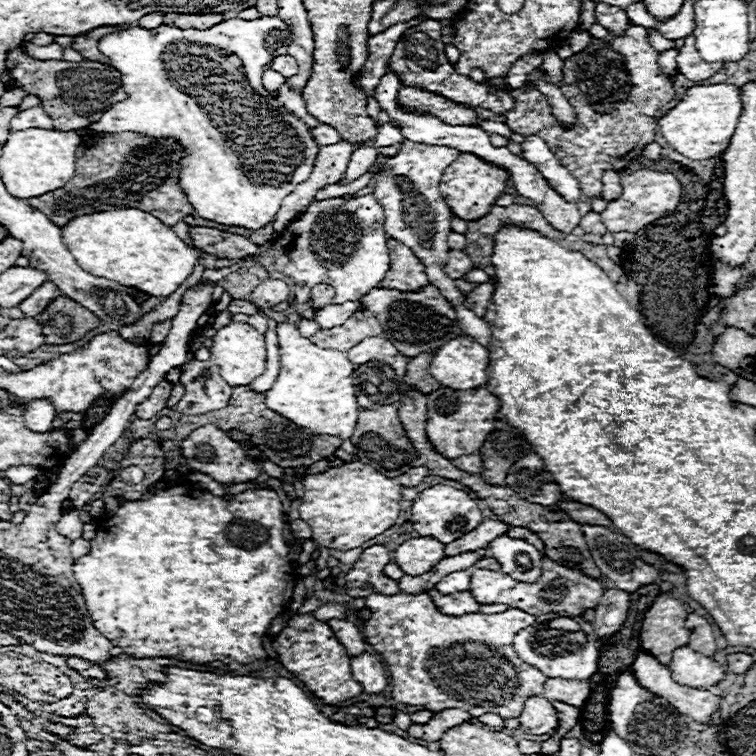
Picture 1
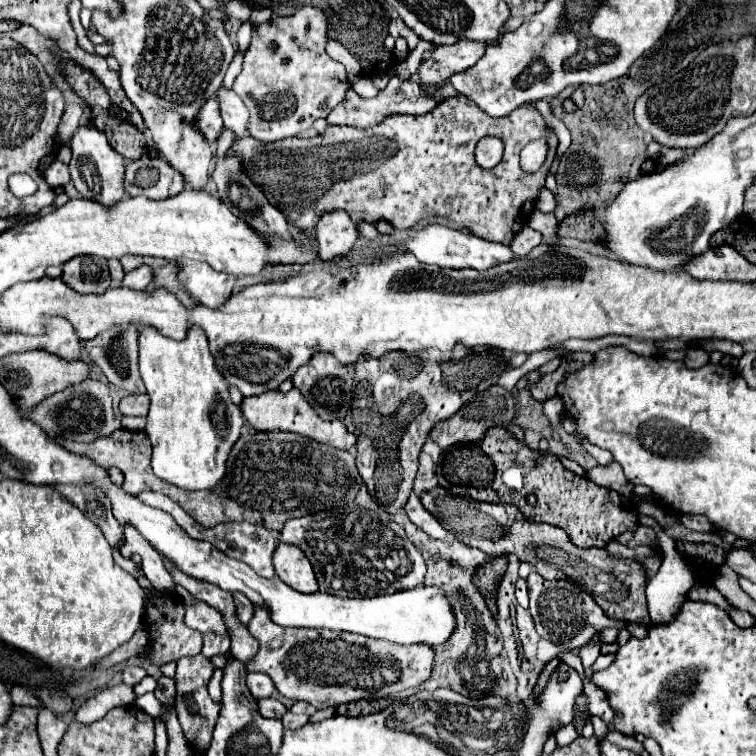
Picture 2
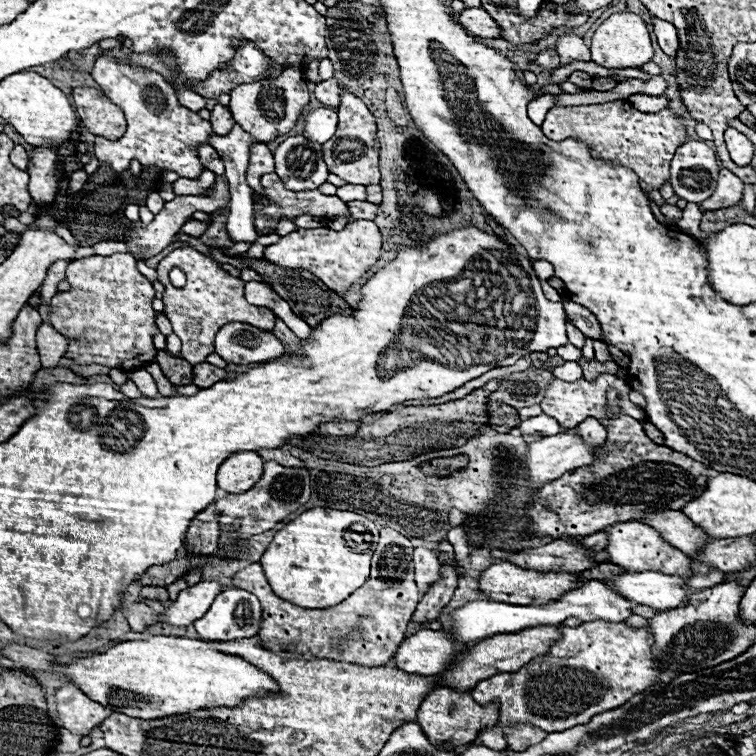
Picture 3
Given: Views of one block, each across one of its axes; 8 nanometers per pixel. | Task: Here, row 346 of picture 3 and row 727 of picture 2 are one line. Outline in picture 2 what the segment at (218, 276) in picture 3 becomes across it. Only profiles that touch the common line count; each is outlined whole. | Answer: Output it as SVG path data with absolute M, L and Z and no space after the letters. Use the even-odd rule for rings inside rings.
M186 656L184 660L178 662L178 670L176 670L176 688L178 688L178 698L176 698L176 714L180 720L180 726L190 742L190 746L194 750L206 750L210 740L212 740L212 730L220 712L220 706L212 702L212 698L208 696L208 682L212 678L212 664L206 656L196 656L190 658Z

